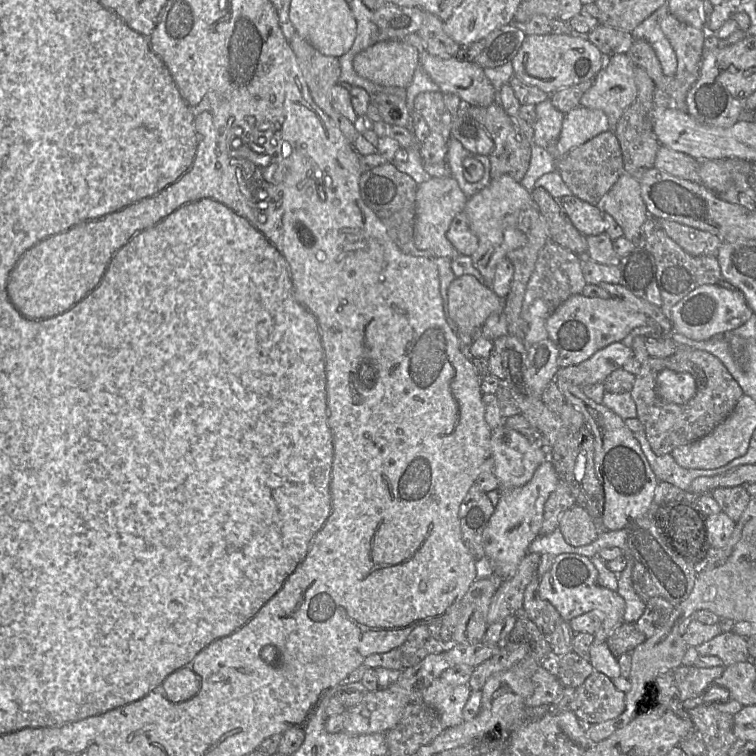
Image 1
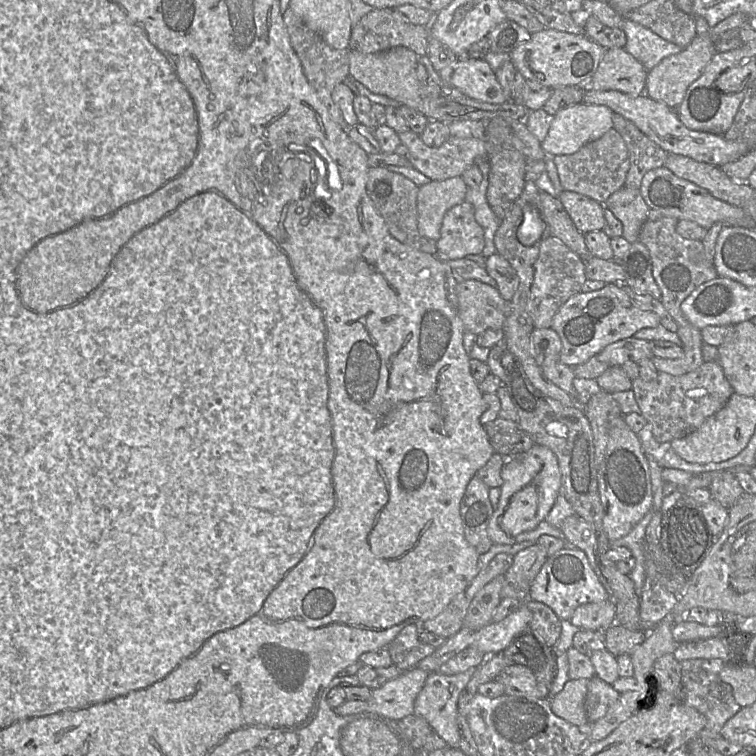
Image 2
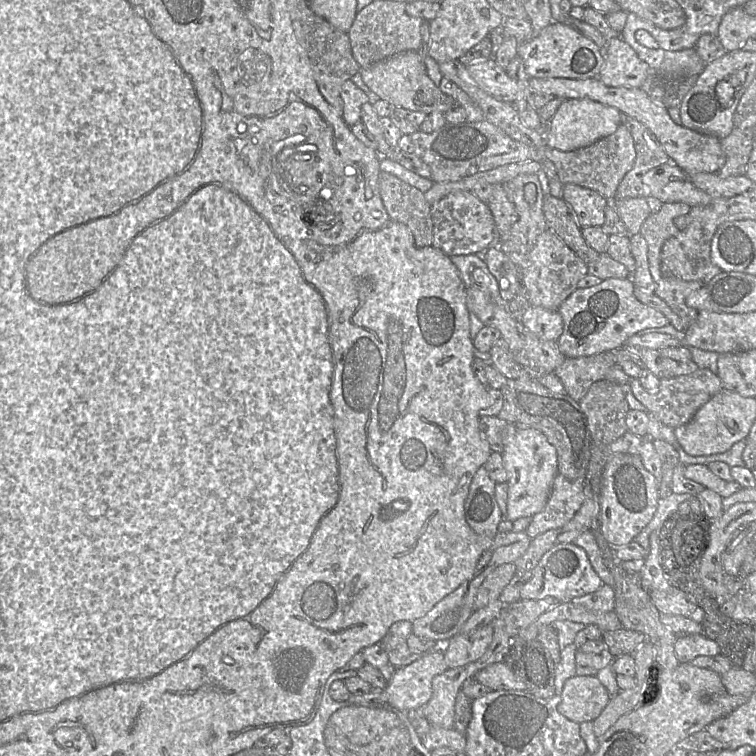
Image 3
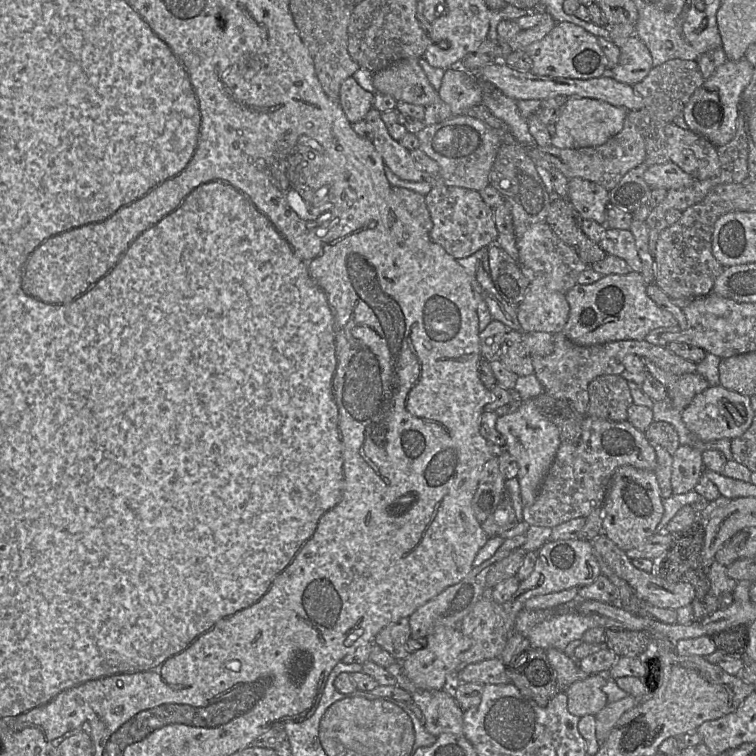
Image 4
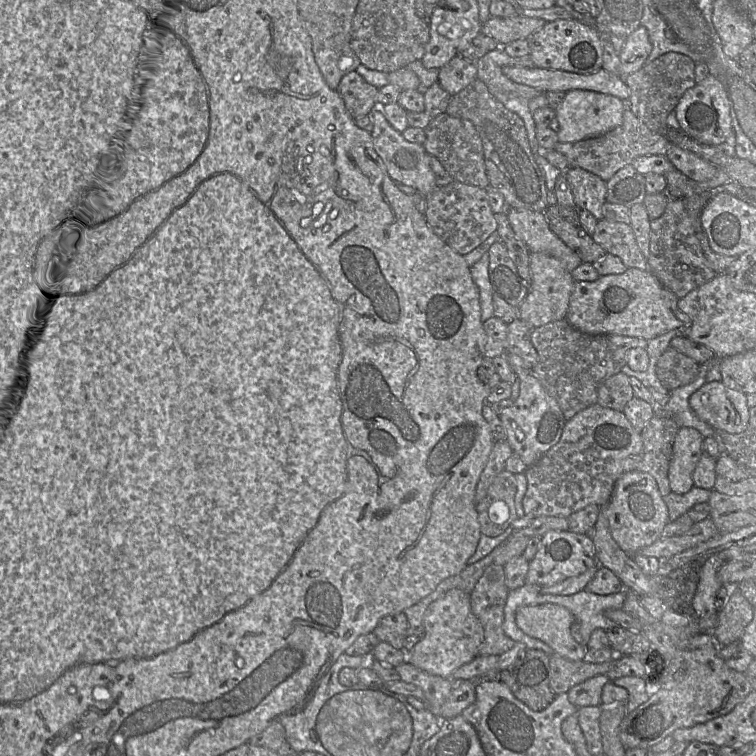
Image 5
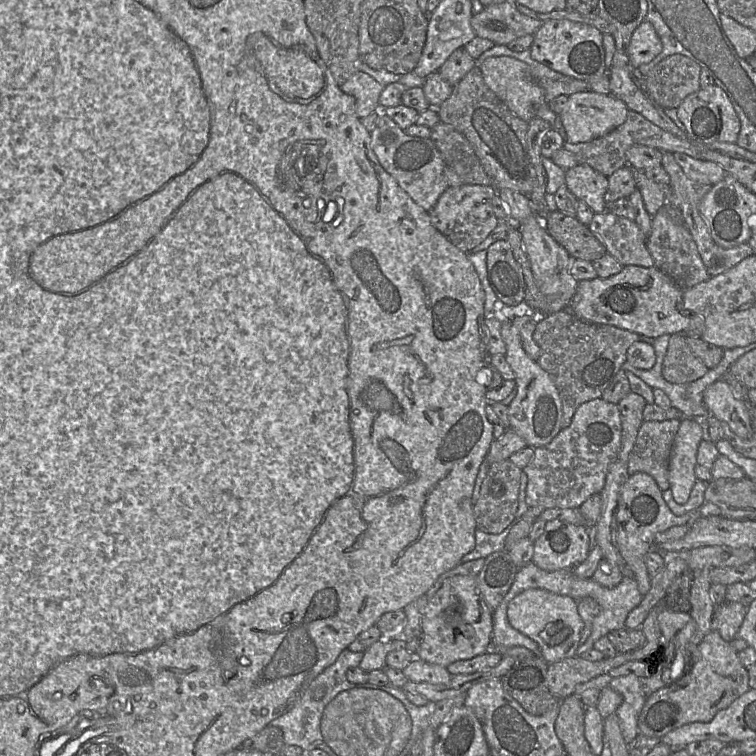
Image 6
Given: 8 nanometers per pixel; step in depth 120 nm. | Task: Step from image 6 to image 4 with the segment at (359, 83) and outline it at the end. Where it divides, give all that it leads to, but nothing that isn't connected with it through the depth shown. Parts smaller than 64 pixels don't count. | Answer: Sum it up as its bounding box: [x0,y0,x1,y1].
[339,76,374,124]

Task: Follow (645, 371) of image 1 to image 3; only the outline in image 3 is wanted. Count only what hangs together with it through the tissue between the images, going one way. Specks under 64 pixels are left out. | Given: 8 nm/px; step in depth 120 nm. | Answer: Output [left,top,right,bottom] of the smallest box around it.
[630,368,723,429]

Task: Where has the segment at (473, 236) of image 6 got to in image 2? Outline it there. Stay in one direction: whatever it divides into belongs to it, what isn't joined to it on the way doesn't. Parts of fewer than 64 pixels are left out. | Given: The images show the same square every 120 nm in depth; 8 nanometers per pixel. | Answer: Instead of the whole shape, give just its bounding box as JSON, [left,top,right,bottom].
[436,201,484,261]

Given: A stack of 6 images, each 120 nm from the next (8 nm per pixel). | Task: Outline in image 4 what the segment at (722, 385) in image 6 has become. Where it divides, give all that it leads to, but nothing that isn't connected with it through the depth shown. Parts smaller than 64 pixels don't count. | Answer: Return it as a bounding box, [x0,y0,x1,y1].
[682,384,754,442]

